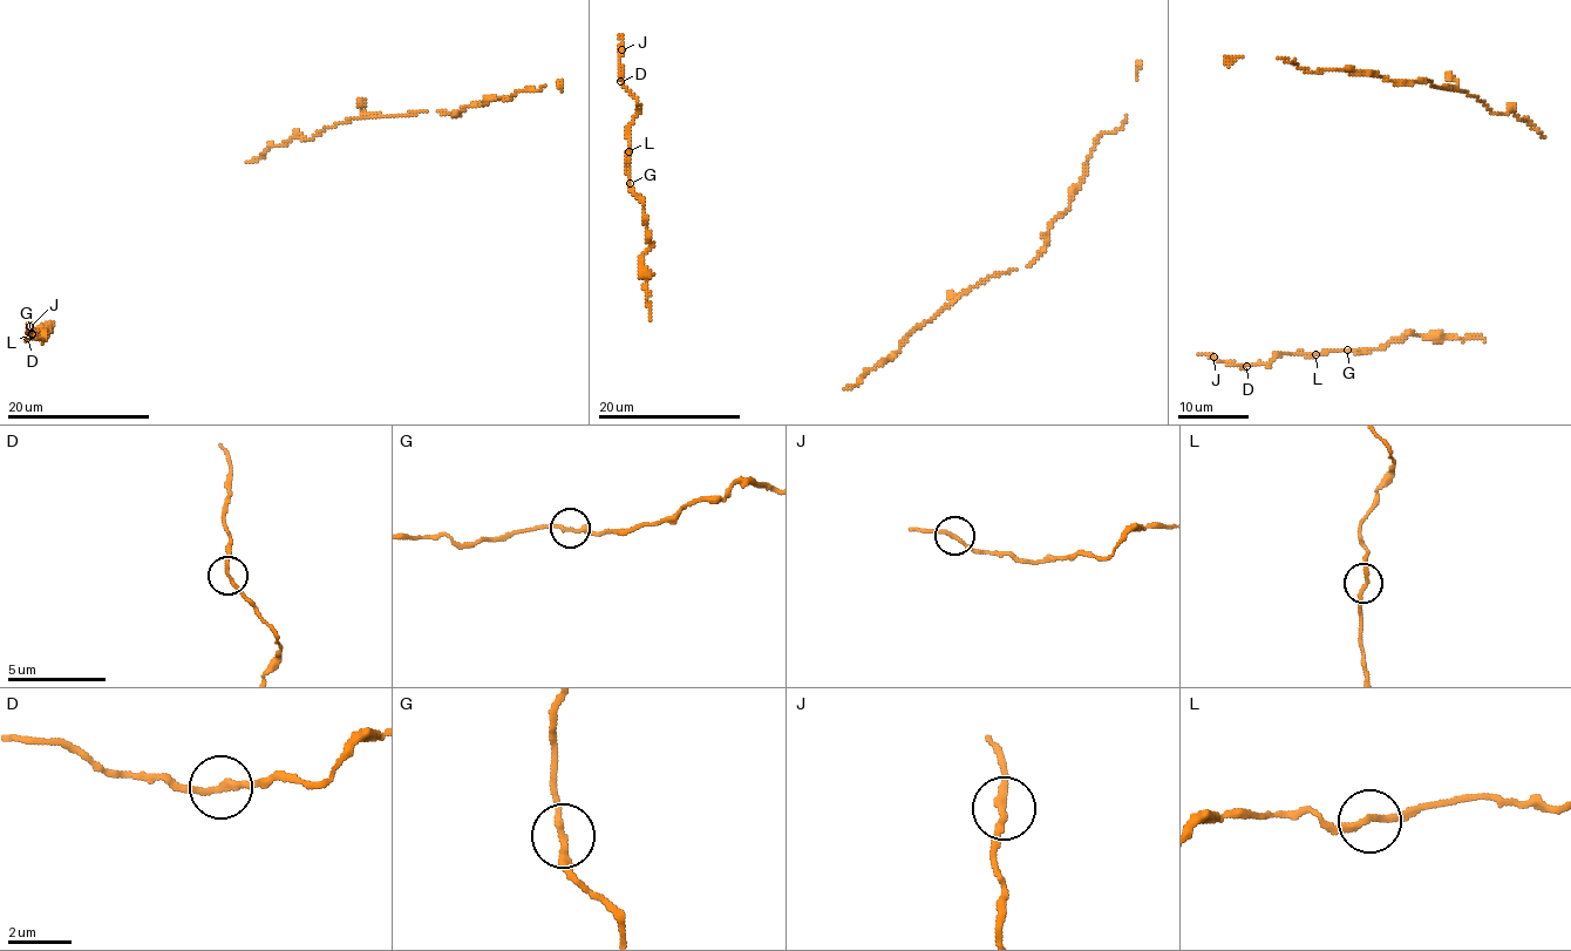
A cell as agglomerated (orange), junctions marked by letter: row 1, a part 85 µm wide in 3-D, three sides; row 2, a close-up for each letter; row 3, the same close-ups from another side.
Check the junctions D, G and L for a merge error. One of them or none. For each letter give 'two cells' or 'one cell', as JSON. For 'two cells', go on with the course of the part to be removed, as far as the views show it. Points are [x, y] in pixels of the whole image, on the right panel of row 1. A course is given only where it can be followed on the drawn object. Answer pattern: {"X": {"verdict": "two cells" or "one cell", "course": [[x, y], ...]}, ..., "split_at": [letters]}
{"D": {"verdict": "one cell"}, "G": {"verdict": "one cell"}, "L": {"verdict": "one cell"}, "split_at": []}

